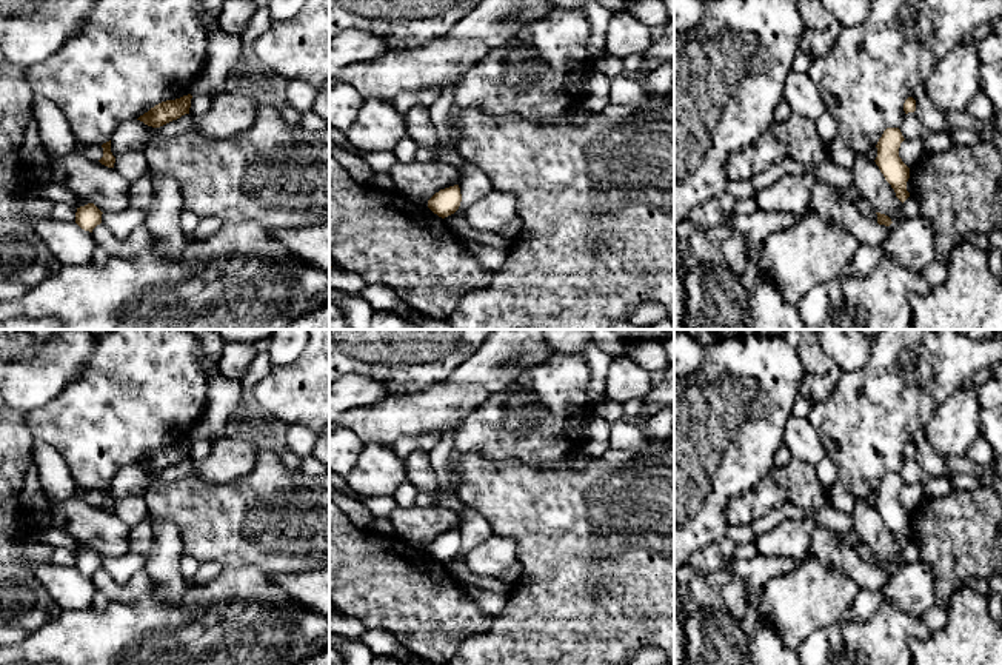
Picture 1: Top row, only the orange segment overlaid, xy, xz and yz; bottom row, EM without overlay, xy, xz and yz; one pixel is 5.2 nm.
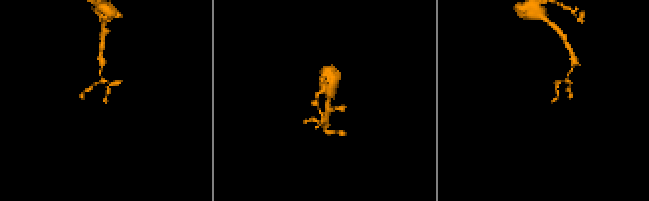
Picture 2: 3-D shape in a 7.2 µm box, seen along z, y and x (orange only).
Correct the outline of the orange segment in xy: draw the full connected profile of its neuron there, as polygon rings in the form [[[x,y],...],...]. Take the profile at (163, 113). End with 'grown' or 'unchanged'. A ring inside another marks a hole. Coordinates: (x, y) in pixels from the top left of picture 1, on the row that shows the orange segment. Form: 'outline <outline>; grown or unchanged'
outline [[[188,94],[175,100],[162,102],[140,115],[137,120],[148,126],[160,128],[172,120],[180,119],[185,114],[189,114],[191,99],[192,95]]]; unchanged

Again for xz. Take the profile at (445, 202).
outline [[[459,185],[440,189],[428,200],[428,208],[437,214],[439,217],[445,219],[454,214],[462,202],[462,194]]]; unchanged

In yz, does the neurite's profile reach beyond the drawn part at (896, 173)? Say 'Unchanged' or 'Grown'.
Unchanged

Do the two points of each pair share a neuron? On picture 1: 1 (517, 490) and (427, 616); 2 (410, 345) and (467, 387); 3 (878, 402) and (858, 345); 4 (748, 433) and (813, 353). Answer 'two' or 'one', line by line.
1: two
2: two
3: two
4: two

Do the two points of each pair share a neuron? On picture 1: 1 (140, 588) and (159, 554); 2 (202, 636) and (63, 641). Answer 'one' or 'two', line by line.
1: two
2: one

